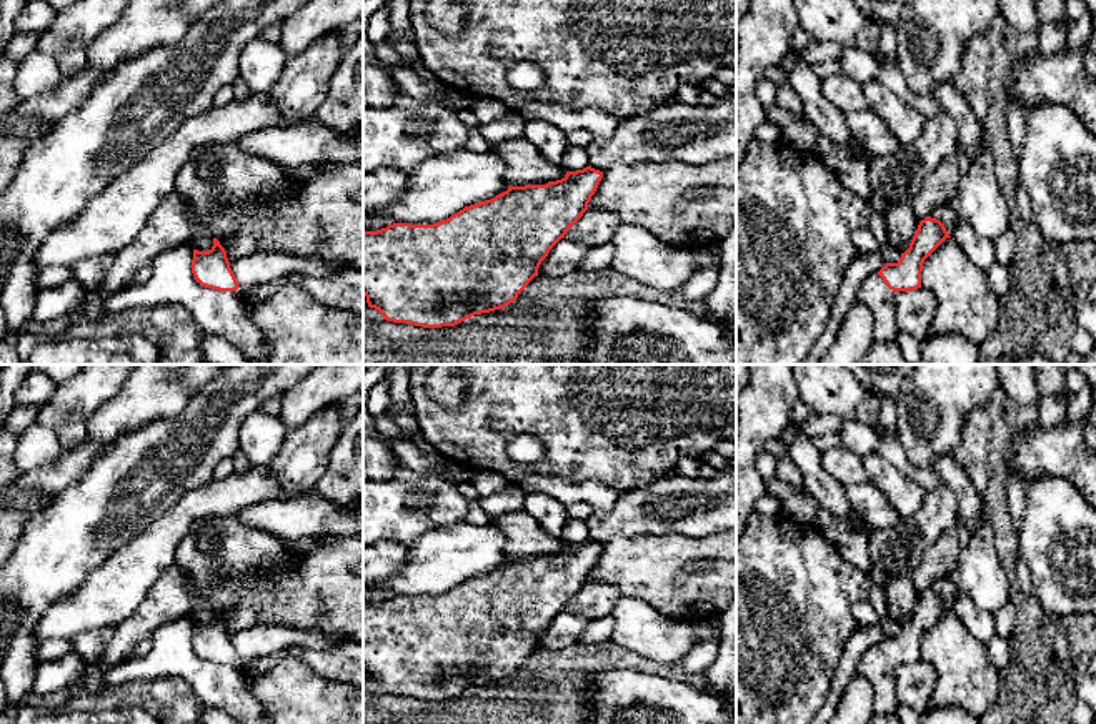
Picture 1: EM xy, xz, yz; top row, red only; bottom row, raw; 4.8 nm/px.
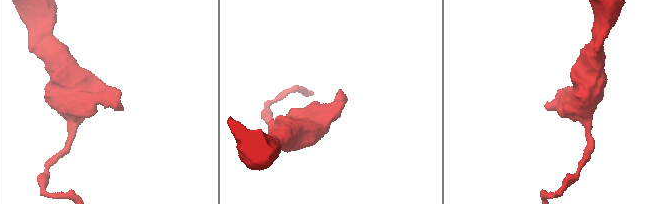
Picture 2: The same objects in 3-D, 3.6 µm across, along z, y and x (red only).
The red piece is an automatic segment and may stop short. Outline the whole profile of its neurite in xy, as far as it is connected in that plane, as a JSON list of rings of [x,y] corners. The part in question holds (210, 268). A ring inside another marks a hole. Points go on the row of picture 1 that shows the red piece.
[[[217,238],[213,246],[207,251],[193,250],[192,273],[205,288],[218,291],[237,291],[238,281],[230,268],[225,248]]]

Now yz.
[[[921,220],[899,261],[886,263],[861,281],[856,301],[873,313],[874,343],[896,343],[899,328],[894,318],[894,295],[921,288],[923,263],[946,238],[951,236],[939,220]]]

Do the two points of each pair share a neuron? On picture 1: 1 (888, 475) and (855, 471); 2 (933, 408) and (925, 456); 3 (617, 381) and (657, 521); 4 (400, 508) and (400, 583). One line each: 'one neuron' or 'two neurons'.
1: two neurons
2: one neuron
3: two neurons
4: two neurons

